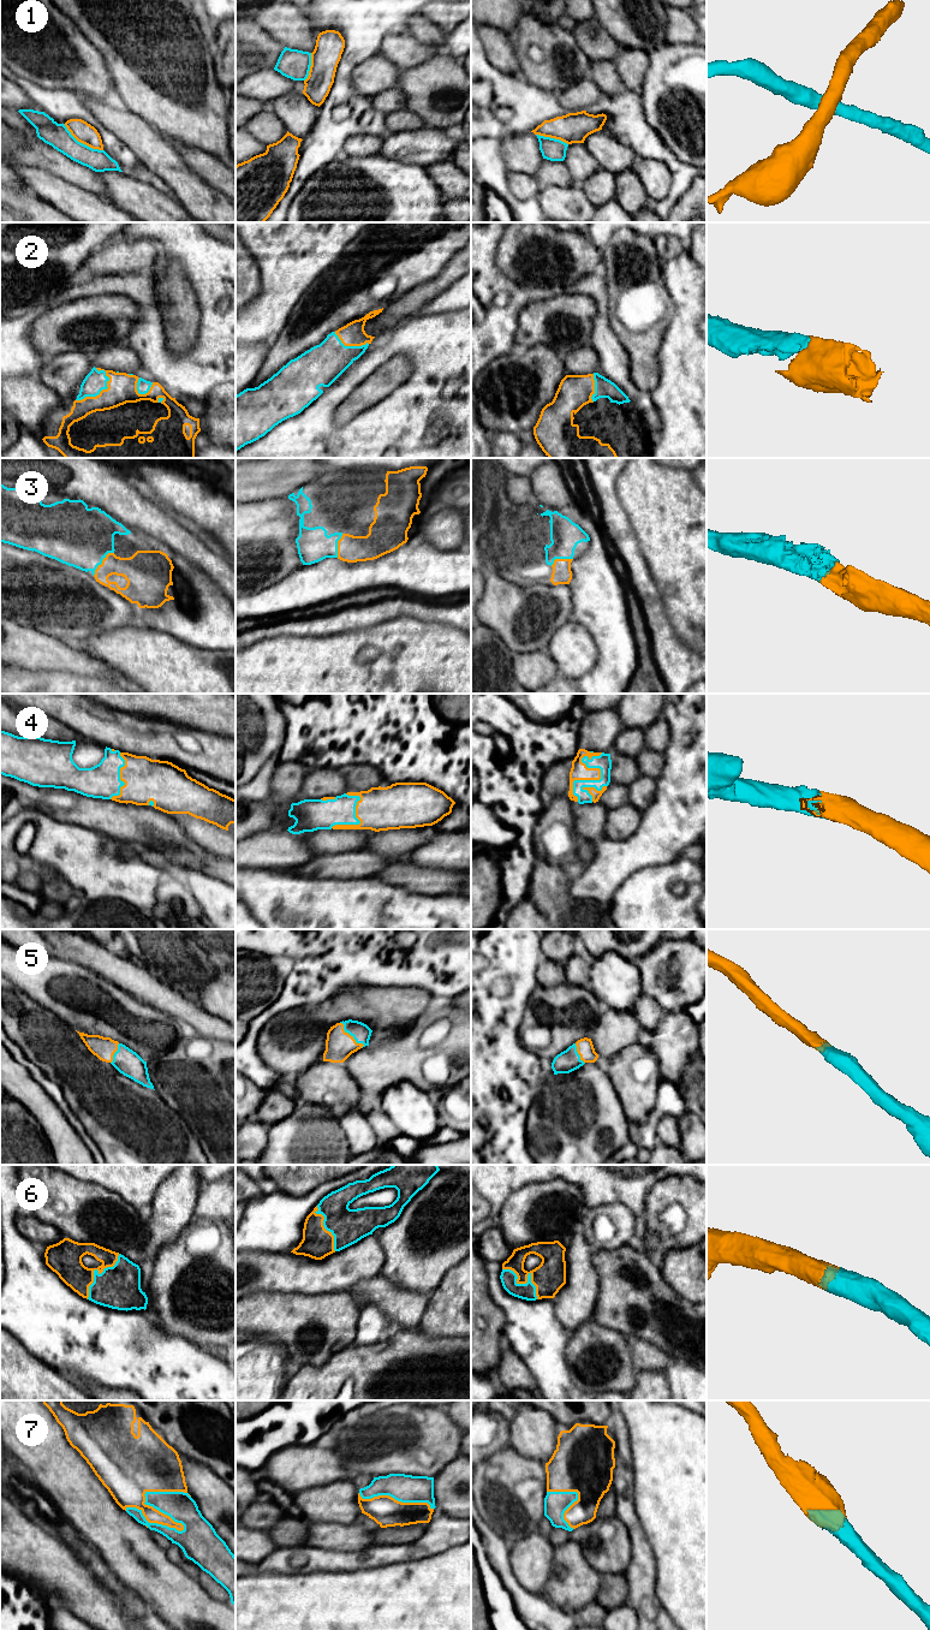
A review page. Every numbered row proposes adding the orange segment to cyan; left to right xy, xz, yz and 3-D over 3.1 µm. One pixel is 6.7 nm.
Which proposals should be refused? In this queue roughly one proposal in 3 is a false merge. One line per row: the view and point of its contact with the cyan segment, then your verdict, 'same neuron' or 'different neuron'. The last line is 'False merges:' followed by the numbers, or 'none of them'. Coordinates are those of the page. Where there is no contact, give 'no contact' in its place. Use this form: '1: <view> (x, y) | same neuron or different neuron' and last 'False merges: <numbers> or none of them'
1: xy (82, 143) | different neuron
2: xy (100, 391) | same neuron
3: xy (101, 561) | same neuron
4: yz (601, 777) | same neuron
5: xz (351, 1035) | same neuron
6: yz (528, 1280) | same neuron
7: xy (168, 1515) | same neuron
False merges: 1

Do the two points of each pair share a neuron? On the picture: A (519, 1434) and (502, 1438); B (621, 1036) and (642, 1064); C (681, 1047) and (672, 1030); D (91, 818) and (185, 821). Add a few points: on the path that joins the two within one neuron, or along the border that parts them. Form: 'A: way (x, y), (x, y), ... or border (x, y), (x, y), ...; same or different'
A: border (508, 1422), (510, 1444); different
B: border (637, 1042), (626, 1046), (609, 1060); different
C: way (678, 1043), (675, 1034); same
D: border (168, 814), (195, 843); different

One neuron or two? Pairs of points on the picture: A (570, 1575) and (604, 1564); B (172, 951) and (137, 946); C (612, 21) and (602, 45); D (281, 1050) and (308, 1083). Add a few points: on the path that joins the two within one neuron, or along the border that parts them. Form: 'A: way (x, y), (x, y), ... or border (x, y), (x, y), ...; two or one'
A: border (578, 1542), (586, 1562), (601, 1575); two
B: way (164, 946), (145, 946); one
C: border (594, 17), (620, 46); two
D: border (322, 1060), (309, 1065), (292, 1078); two

